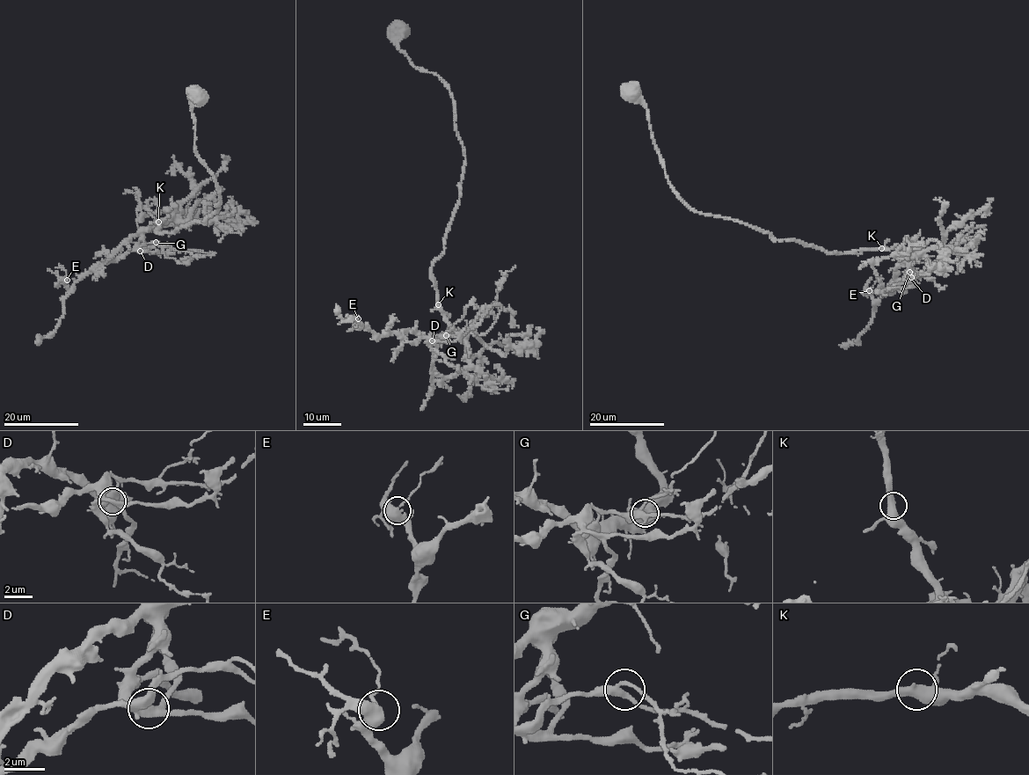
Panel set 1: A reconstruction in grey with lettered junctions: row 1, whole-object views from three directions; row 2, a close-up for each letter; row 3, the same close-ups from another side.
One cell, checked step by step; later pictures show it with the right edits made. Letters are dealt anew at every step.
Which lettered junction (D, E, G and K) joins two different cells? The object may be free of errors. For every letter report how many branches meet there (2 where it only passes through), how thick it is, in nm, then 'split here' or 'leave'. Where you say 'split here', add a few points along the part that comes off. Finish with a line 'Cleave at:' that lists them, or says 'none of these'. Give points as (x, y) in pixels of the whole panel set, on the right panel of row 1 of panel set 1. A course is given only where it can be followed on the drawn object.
D: 4 branches meet; 280 nm thick; split here; foreign part runs (910, 278), (905, 273), (908, 271), (914, 278), (888, 288), (915, 284)
E: 4 branches meet; 400 nm thick; leave
G: 4 branches meet; 300 nm thick; leave
K: 4 branches meet; 400 nm thick; leave
Cleave at: D

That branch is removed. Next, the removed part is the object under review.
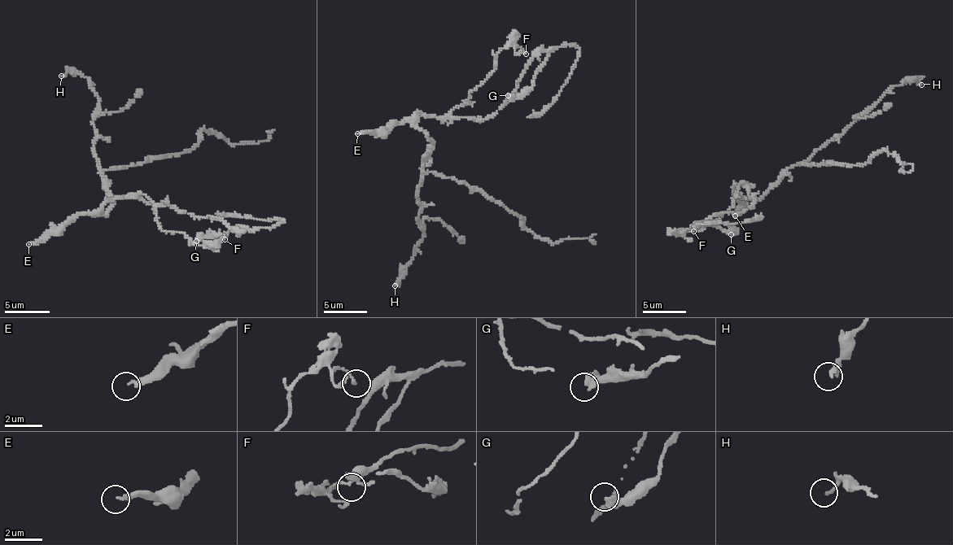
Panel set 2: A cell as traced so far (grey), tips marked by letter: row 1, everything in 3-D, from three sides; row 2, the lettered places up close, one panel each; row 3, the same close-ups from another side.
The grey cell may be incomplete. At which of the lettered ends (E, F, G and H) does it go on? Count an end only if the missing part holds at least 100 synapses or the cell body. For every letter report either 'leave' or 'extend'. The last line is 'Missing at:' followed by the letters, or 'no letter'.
E: extend
F: leave
G: leave
H: leave
Missing at: E

